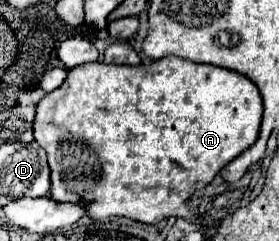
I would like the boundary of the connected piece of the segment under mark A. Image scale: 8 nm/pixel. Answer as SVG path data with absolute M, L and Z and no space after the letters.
M165 56L159 60L153 60L149 64L139 64L139 66L115 66L115 64L105 64L105 62L95 62L95 64L83 64L75 66L69 70L65 82L43 96L43 100L37 104L35 112L35 122L33 122L33 134L35 142L45 148L49 166L51 166L51 198L57 202L75 202L75 204L85 204L87 214L93 220L103 220L109 216L127 216L145 224L157 224L163 218L169 216L187 216L185 200L199 188L205 188L215 174L227 166L237 154L243 154L249 146L255 144L259 138L259 128L261 128L261 118L263 118L263 100L255 84L251 80L235 70L227 68L217 68L211 64L195 64L191 60L183 60L179 56Z

